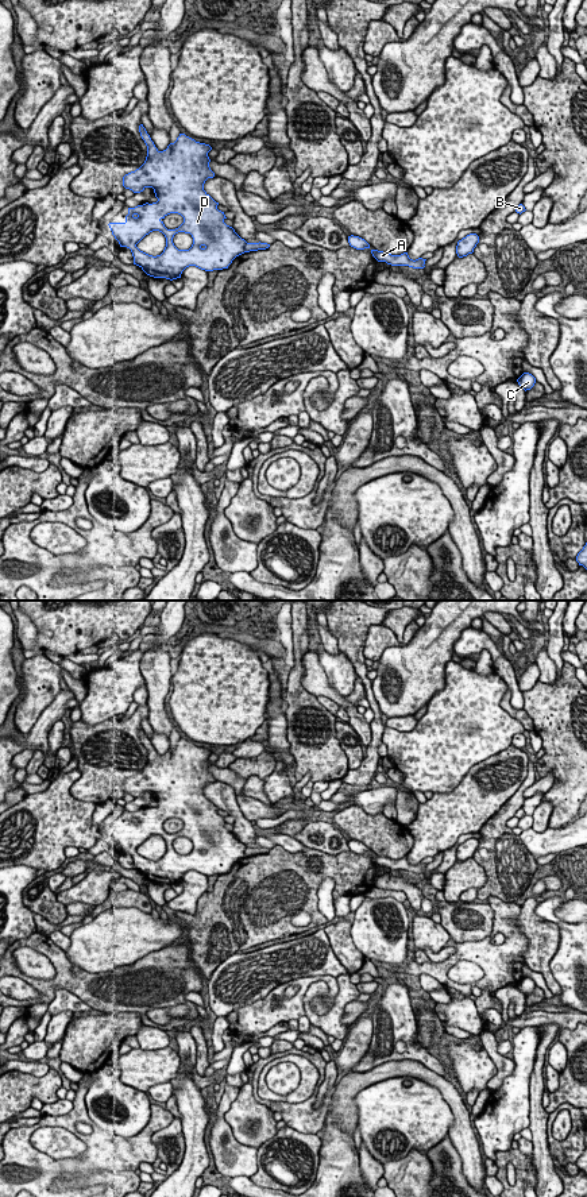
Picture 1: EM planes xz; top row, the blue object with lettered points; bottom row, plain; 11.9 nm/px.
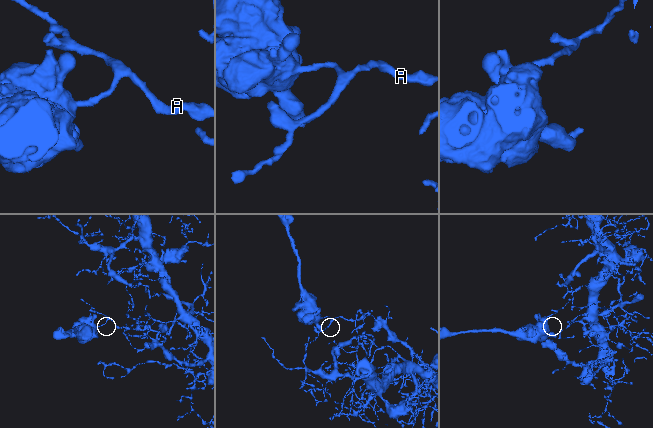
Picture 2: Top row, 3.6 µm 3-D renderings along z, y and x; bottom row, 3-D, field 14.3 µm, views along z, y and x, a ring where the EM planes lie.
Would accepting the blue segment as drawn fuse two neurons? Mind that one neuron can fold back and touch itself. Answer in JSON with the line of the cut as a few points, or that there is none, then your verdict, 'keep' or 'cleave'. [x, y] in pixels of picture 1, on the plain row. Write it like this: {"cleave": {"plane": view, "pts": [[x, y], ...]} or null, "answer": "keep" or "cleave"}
{"cleave": {"plane": "xz", "pts": [[247, 848], [246, 856]]}, "answer": "cleave"}

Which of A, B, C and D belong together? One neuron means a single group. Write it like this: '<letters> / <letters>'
A B C / D

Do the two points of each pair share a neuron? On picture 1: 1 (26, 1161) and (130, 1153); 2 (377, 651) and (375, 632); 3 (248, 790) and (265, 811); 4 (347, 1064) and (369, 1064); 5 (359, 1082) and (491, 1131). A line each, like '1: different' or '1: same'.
1: same
2: same
3: different
4: different
5: different

